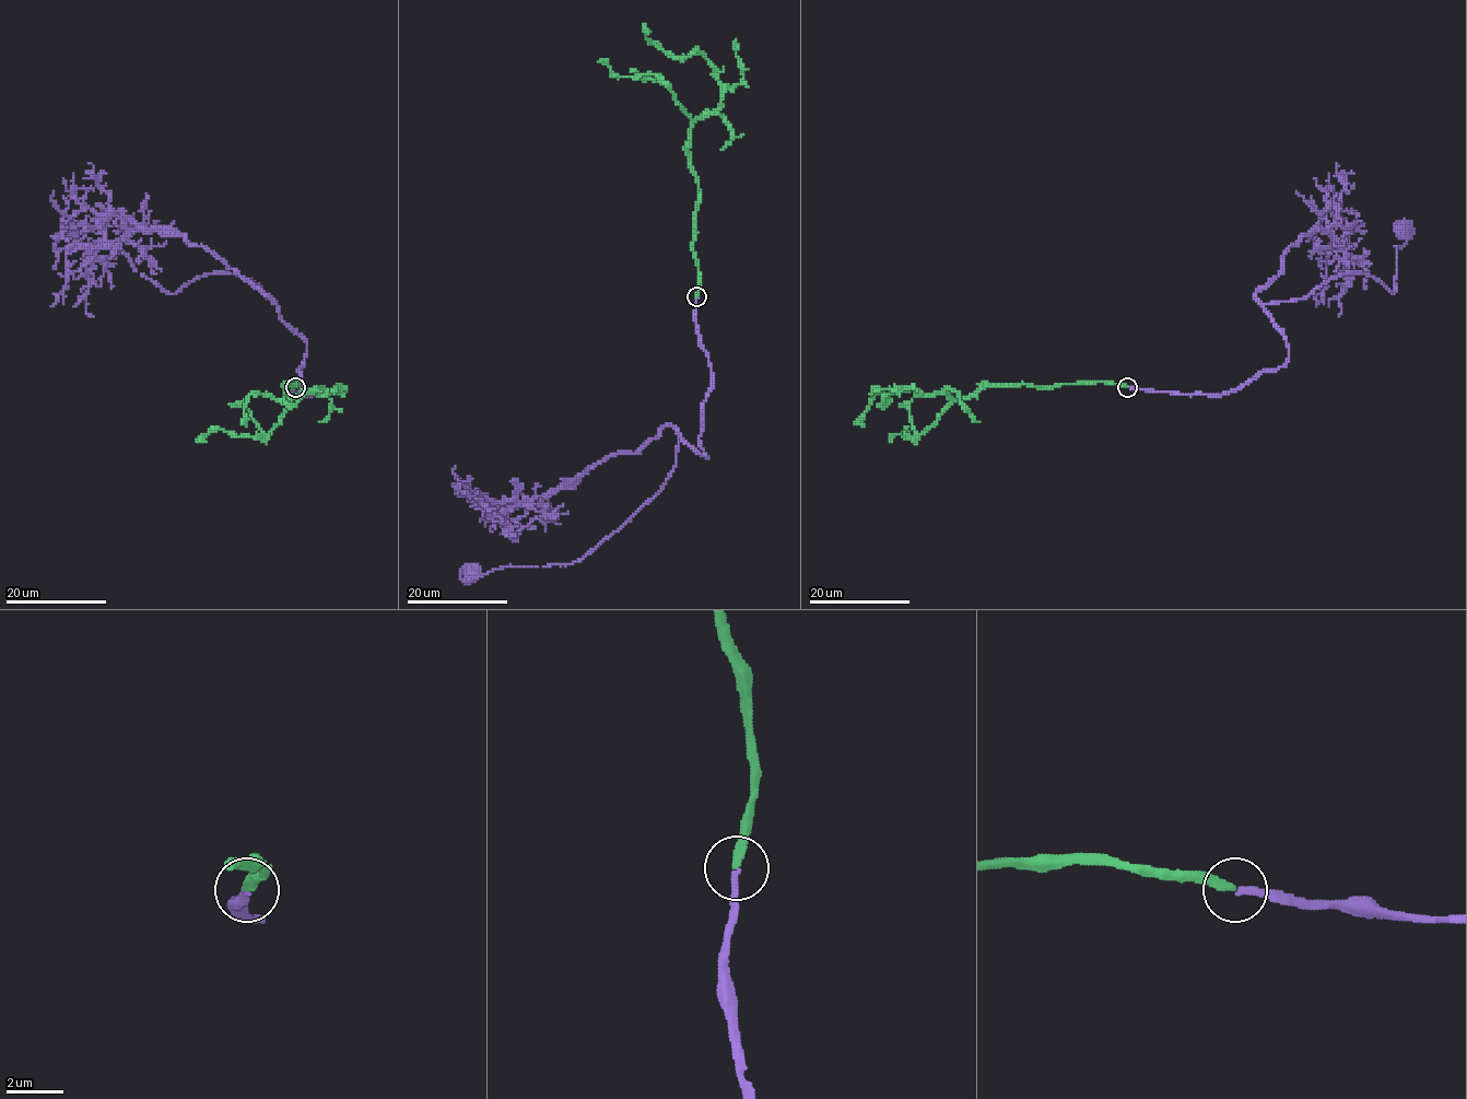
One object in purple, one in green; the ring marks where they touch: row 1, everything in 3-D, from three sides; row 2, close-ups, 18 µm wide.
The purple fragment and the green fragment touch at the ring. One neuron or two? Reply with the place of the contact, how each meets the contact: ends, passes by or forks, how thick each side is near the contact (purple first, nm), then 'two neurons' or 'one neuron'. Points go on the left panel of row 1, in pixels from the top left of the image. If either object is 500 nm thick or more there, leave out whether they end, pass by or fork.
at (295, 387); purple ends there; green ends there; 240 nm thick on the purple side, 240 nm on the other; one neuron

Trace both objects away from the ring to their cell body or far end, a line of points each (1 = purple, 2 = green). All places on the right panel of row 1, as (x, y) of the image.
1: (1127, 387), (1220, 395), (1277, 370), (1289, 352), (1264, 305), (1347, 272), (1365, 272), (1392, 294), (1401, 228)
2: (1127, 387), (997, 385), (954, 399), (948, 394), (890, 392), (884, 406), (882, 395), (872, 395), (855, 424)

